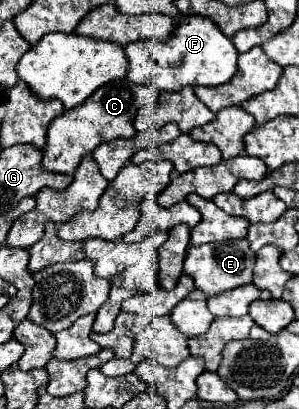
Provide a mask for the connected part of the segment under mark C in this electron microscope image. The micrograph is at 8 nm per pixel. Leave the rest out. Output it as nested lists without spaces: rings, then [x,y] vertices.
[[[127,78],[109,82],[101,88],[97,88],[81,106],[73,110],[65,110],[63,116],[55,118],[49,124],[47,130],[47,144],[43,150],[43,162],[41,166],[47,172],[59,172],[59,174],[73,174],[79,166],[81,158],[89,156],[99,144],[115,140],[115,138],[133,138],[135,128],[133,120],[137,116],[137,110],[143,104],[153,106],[157,90],[149,86],[137,86]]]

